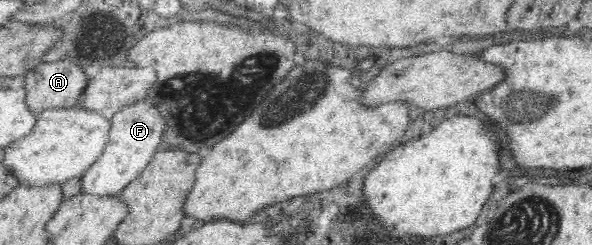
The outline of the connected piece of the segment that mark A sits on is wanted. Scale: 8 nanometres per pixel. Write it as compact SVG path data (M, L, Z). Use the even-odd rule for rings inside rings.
M63 58L38 64L25 73L25 82L29 104L41 113L48 108L79 103L90 76L78 62Z

